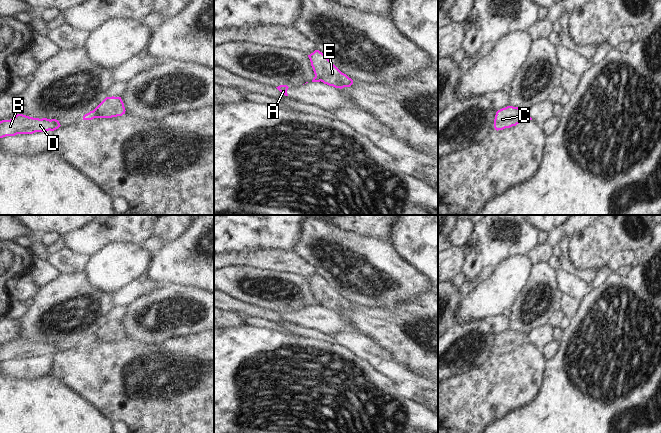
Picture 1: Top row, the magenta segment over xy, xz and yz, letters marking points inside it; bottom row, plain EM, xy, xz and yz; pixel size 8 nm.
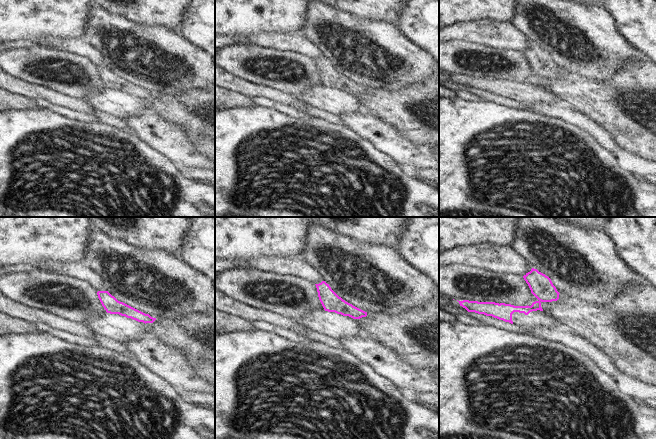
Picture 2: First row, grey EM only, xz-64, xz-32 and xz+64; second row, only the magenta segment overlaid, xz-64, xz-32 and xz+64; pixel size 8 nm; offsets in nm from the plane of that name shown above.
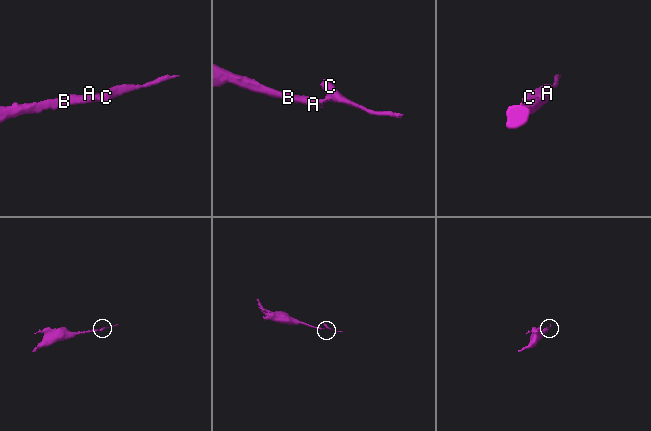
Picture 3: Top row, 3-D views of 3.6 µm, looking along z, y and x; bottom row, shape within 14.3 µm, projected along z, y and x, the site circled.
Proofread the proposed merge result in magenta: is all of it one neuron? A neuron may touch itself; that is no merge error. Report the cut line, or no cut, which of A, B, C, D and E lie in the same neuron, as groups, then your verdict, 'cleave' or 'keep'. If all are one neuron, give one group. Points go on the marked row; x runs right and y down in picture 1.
xy (92, 111), (95, 117) | A B D / C E | cleave

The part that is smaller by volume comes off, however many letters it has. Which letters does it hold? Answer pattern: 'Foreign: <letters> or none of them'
Foreign: C, E

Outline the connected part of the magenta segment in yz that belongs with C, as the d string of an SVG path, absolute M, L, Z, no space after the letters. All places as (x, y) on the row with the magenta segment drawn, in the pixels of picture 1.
M507 106L498 110L494 119L495 130L498 131L516 126L524 119L524 113L525 110L513 106Z

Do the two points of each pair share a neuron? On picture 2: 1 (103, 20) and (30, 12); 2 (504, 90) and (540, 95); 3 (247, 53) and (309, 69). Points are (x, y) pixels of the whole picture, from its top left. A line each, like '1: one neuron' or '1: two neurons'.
1: two neurons
2: one neuron
3: one neuron

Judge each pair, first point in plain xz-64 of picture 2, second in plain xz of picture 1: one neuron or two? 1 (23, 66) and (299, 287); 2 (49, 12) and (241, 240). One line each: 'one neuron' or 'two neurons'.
1: one neuron
2: one neuron

